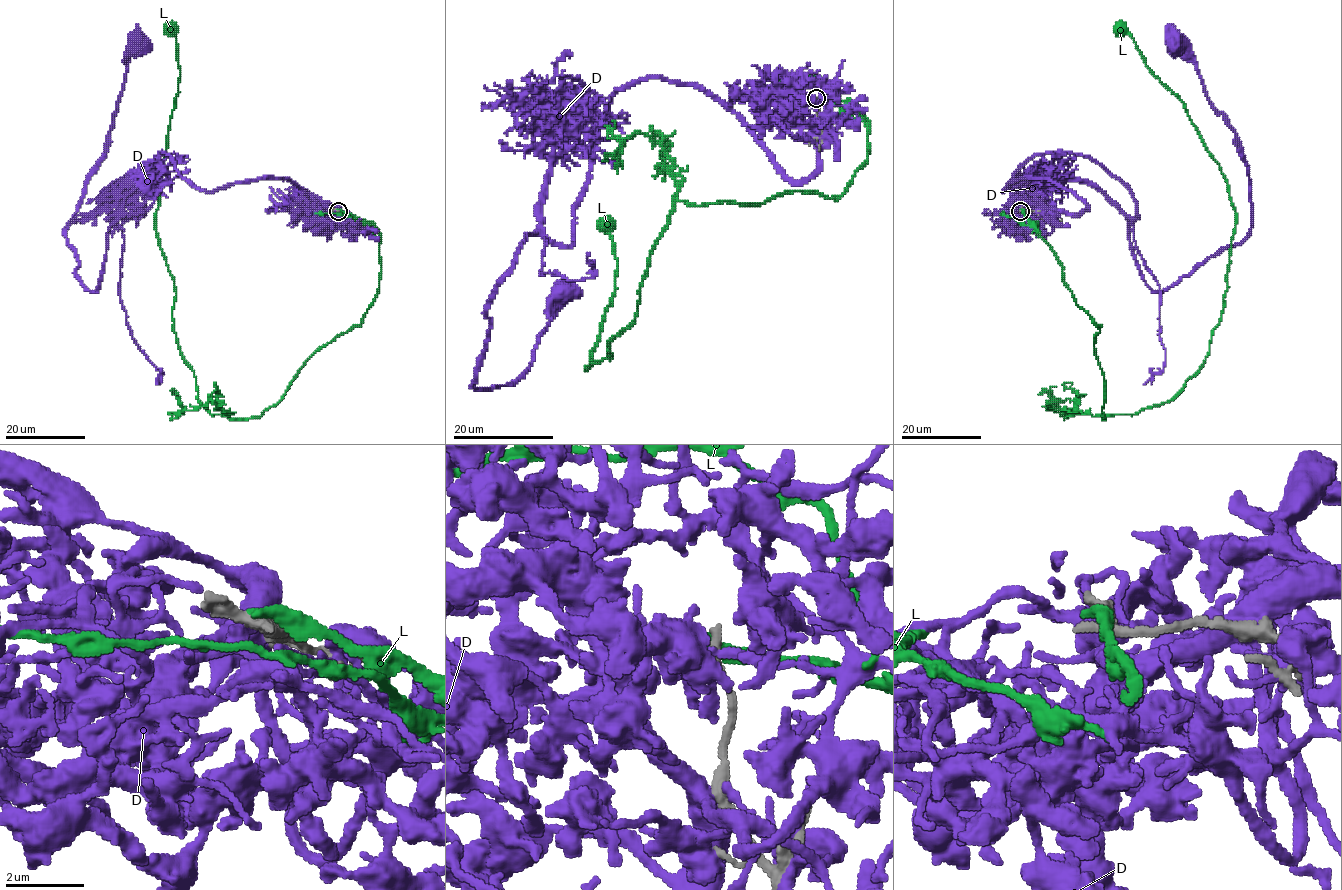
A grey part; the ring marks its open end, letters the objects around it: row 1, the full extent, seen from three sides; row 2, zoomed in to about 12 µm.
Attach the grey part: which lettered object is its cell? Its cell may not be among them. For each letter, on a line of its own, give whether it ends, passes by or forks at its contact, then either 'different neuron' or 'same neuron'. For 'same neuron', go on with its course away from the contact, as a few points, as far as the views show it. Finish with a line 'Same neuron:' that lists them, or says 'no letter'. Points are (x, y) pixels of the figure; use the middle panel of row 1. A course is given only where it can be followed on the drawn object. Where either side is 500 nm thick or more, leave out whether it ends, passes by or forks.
D: it passes by; different neuron
L: it ends; different neuron
Same neuron: no letter

